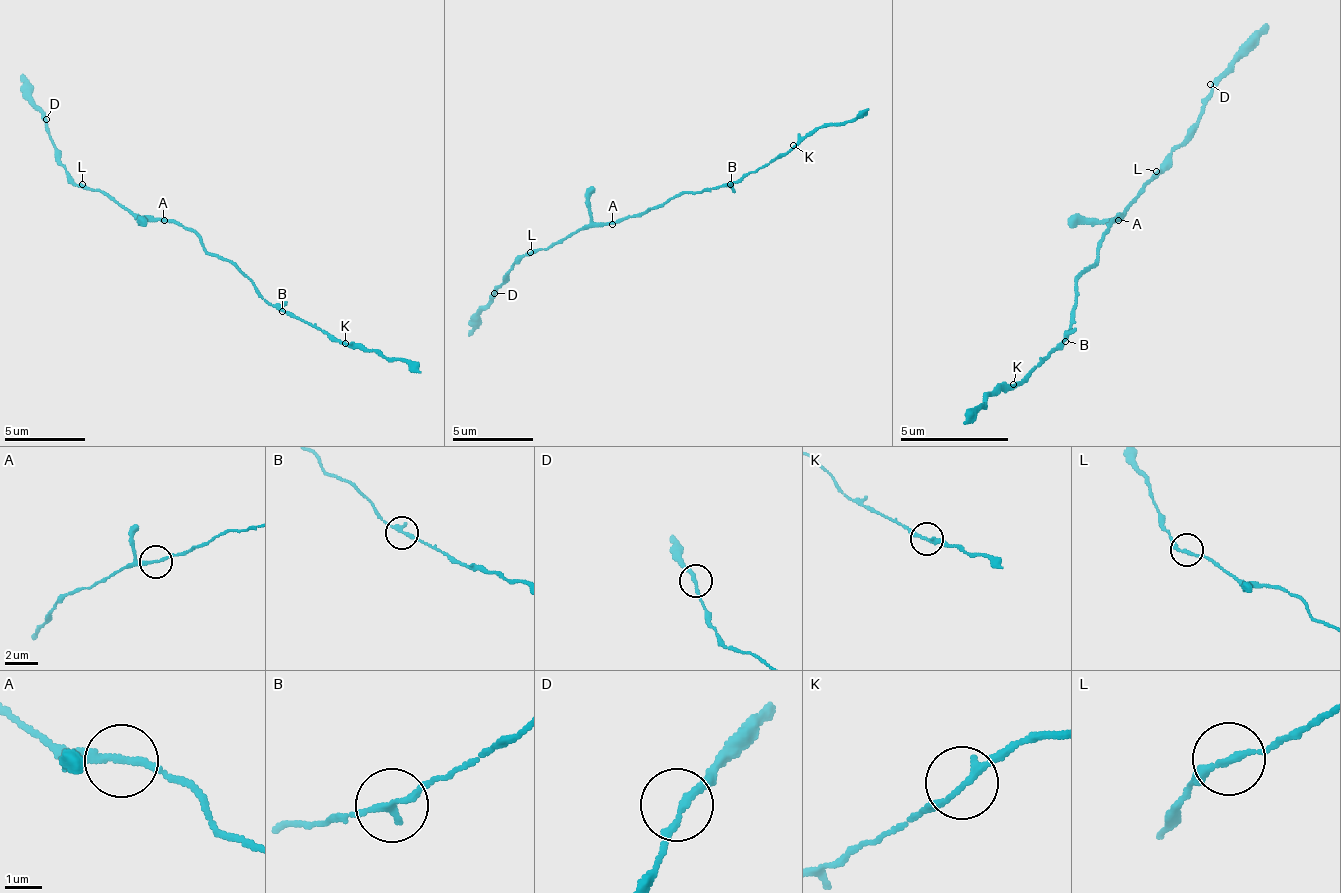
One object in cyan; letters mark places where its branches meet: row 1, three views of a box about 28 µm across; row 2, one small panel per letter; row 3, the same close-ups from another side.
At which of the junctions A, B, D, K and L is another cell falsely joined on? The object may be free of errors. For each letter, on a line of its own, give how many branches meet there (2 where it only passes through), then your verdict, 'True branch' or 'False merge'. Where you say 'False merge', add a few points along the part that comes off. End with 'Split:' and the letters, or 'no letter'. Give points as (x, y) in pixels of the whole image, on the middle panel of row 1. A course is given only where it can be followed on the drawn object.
A: Branches: 2. True branch
B: Branches: 2. True branch
D: Branches: 2. True branch
K: Branches: 2. True branch
L: Branches: 2. True branch
Split: no letter

